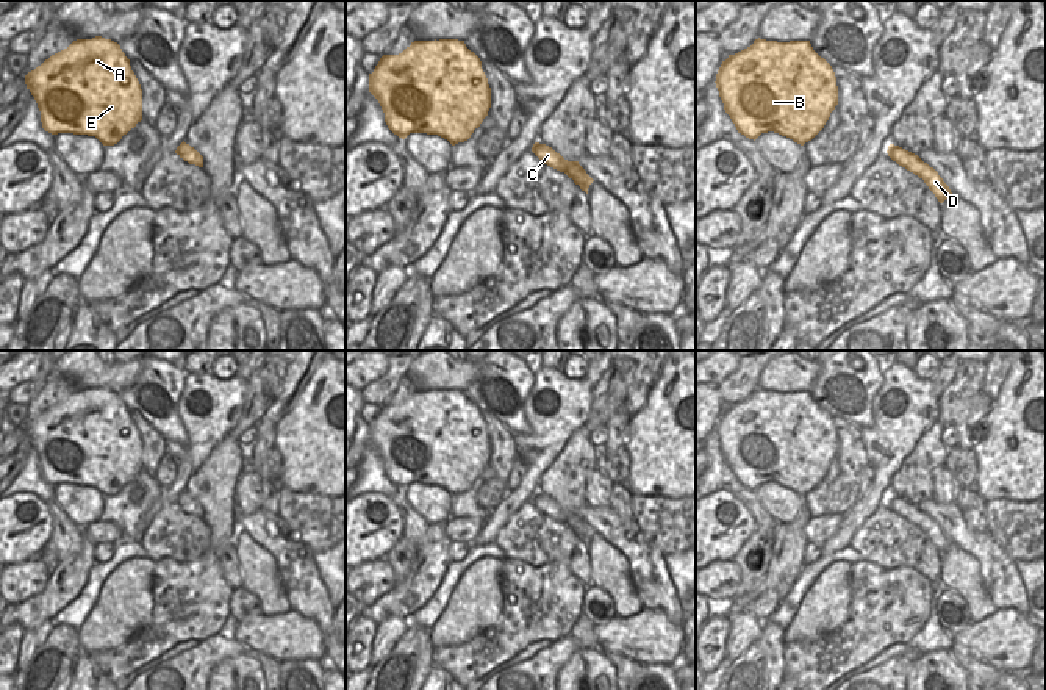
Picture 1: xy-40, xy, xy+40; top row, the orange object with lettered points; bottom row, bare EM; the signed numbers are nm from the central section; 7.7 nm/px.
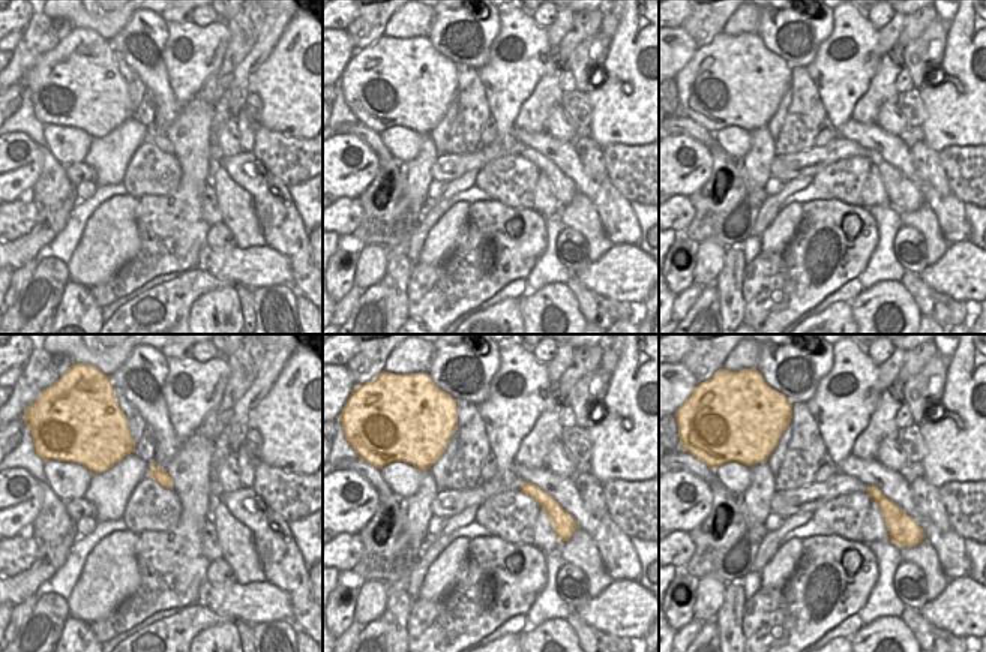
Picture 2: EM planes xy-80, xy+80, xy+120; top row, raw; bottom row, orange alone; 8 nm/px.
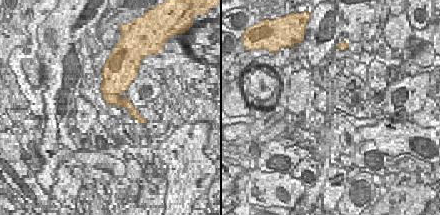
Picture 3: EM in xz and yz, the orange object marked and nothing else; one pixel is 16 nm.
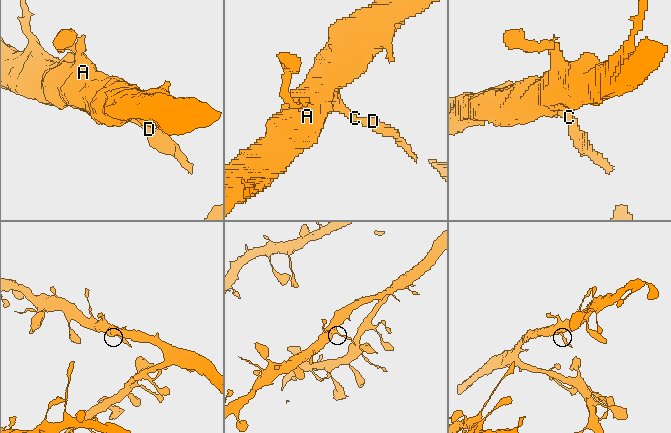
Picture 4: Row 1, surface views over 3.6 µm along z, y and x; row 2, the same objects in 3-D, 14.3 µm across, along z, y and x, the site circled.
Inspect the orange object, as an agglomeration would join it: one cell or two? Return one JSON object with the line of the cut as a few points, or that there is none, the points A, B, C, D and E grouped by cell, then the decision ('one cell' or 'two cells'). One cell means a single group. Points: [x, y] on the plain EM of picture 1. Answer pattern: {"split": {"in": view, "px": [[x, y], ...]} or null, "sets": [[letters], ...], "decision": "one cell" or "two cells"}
{"split": {"in": "xy-40", "px": [[191, 498], [185, 510]]}, "sets": [["A", "B", "E"], ["C", "D"]], "decision": "two cells"}

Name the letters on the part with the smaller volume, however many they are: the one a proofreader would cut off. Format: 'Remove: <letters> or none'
Remove: C, D

